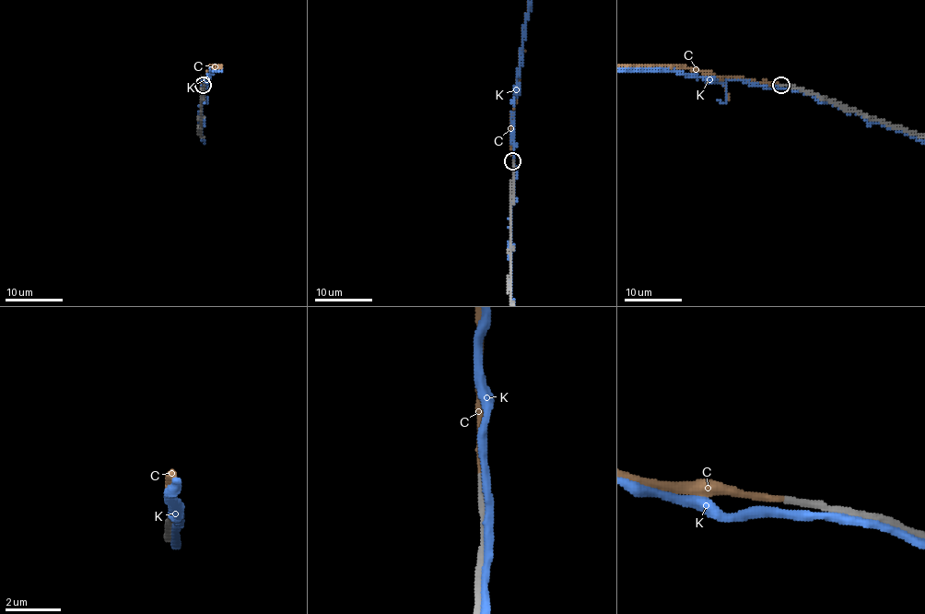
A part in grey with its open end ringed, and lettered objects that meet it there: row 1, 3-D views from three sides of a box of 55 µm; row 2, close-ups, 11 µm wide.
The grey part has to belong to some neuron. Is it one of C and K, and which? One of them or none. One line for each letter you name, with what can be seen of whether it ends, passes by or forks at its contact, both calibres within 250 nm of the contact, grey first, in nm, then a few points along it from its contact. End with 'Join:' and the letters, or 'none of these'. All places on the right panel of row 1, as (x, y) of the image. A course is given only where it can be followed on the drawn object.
C: It ends there. Thickness 240 nm (grey) against 260 nm
Join: C

